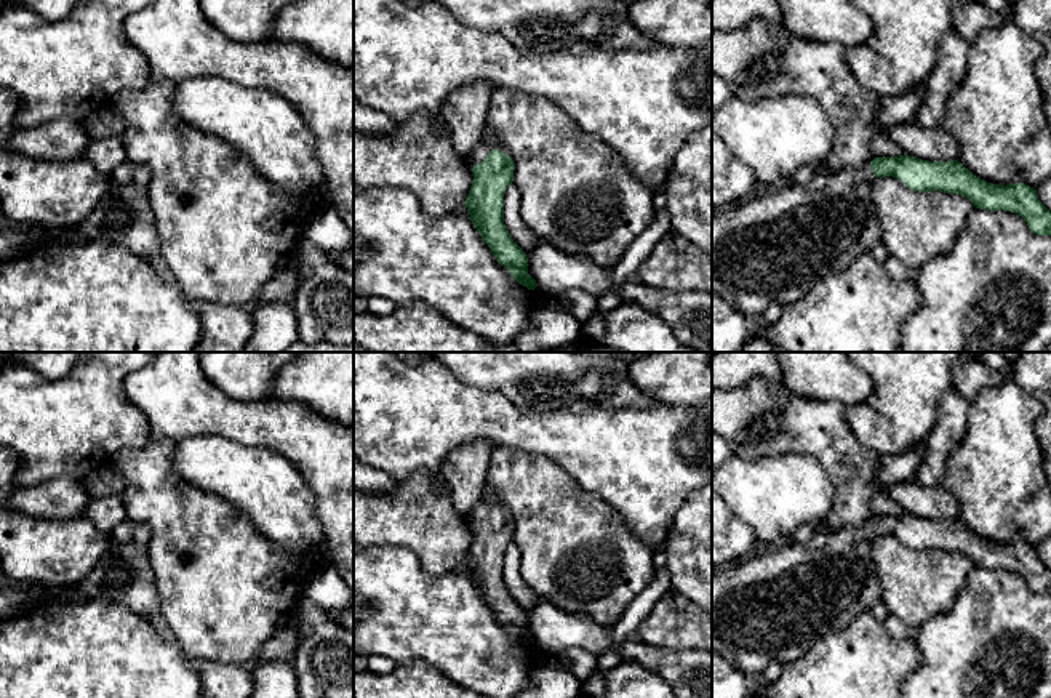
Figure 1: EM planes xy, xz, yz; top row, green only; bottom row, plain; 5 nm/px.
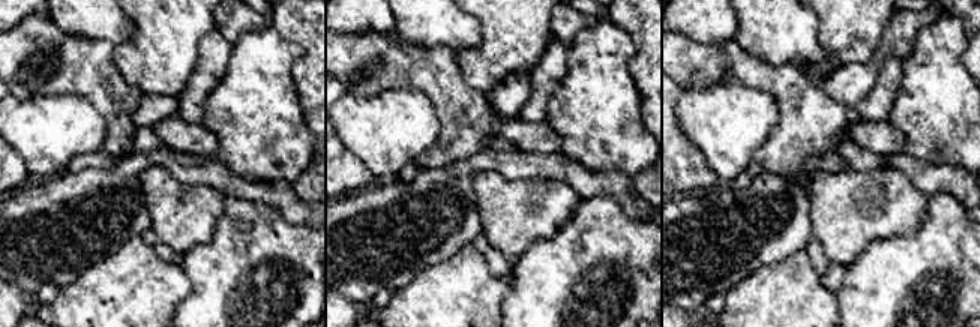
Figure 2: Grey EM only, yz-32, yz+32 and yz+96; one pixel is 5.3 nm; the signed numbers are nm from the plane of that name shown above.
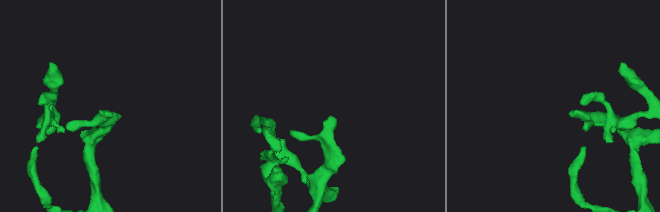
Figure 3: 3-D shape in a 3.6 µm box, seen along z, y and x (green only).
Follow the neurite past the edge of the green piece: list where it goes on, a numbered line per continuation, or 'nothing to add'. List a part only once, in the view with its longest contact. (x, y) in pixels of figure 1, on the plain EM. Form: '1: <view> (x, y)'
1: xz (485, 505)

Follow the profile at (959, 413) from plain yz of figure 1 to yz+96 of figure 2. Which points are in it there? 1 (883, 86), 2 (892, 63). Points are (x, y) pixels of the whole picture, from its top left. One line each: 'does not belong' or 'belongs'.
1: belongs
2: belongs

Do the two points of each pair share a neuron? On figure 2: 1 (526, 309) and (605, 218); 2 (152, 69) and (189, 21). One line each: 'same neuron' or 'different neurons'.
1: same neuron
2: same neuron

